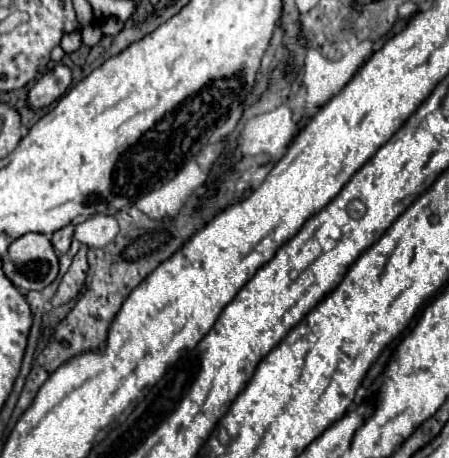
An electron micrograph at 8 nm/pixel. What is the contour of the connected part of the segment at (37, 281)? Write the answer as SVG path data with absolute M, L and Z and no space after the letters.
M23 234L1 258L3 274L21 292L43 290L59 274L59 258L43 234Z

